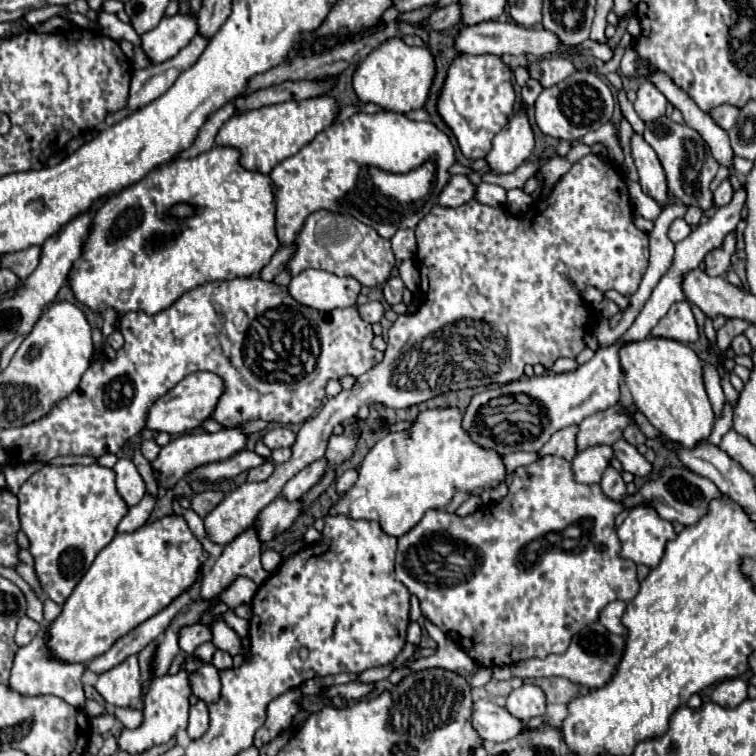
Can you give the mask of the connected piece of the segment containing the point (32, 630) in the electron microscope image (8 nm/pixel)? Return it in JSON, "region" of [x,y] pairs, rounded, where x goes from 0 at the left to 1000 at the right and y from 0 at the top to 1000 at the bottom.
{"region":[[[29,815],[29,817],[24,820],[24,831],[21,831],[21,852],[24,852],[24,854],[40,852],[42,844],[50,839],[50,833],[53,833],[53,825],[50,825],[50,823],[45,823],[45,820],[37,817],[37,815]]]}

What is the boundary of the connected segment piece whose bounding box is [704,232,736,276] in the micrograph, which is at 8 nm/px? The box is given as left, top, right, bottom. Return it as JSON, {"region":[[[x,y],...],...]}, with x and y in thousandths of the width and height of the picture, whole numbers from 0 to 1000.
{"region":[[[966,307],[963,315],[958,317],[955,328],[947,328],[934,336],[931,349],[934,349],[934,362],[937,365],[958,365],[963,352],[966,352],[966,339],[971,336],[974,325],[974,307]]]}

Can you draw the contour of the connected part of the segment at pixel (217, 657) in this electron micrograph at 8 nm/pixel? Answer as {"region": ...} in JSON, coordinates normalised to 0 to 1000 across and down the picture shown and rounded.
{"region":[[[287,858],[286,864],[283,865],[280,877],[288,886],[295,886],[307,882],[308,870],[300,862]]]}

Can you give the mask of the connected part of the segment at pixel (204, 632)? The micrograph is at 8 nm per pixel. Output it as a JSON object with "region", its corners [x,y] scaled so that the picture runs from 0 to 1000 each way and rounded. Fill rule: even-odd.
{"region":[[[257,825],[257,828],[246,828],[238,833],[238,857],[246,862],[246,865],[254,865],[265,852],[270,849],[278,849],[280,844],[280,836],[278,836],[280,825]]]}

